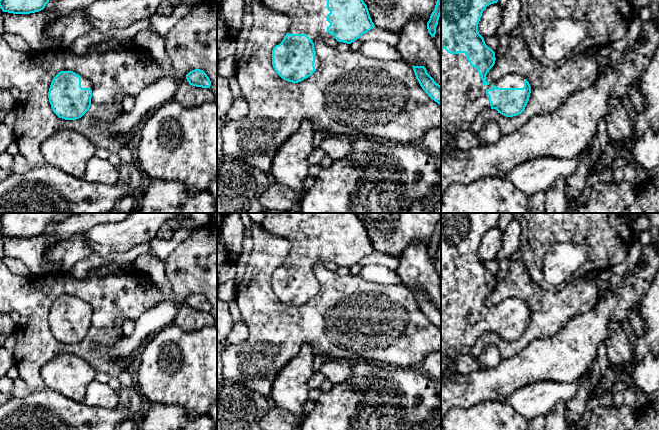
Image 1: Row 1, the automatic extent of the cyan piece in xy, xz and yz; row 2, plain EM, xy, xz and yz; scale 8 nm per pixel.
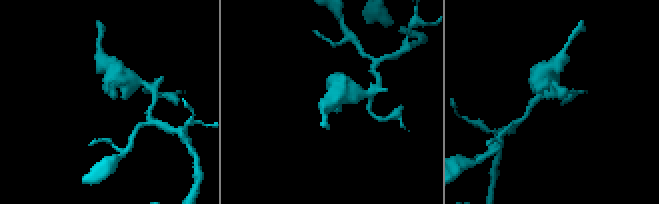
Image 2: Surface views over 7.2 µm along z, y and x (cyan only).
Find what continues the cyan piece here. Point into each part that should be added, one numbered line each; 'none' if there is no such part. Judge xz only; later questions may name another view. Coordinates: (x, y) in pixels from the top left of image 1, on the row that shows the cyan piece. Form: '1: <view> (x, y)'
1: xz (309, 17)

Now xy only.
1: xy (85, 83)

